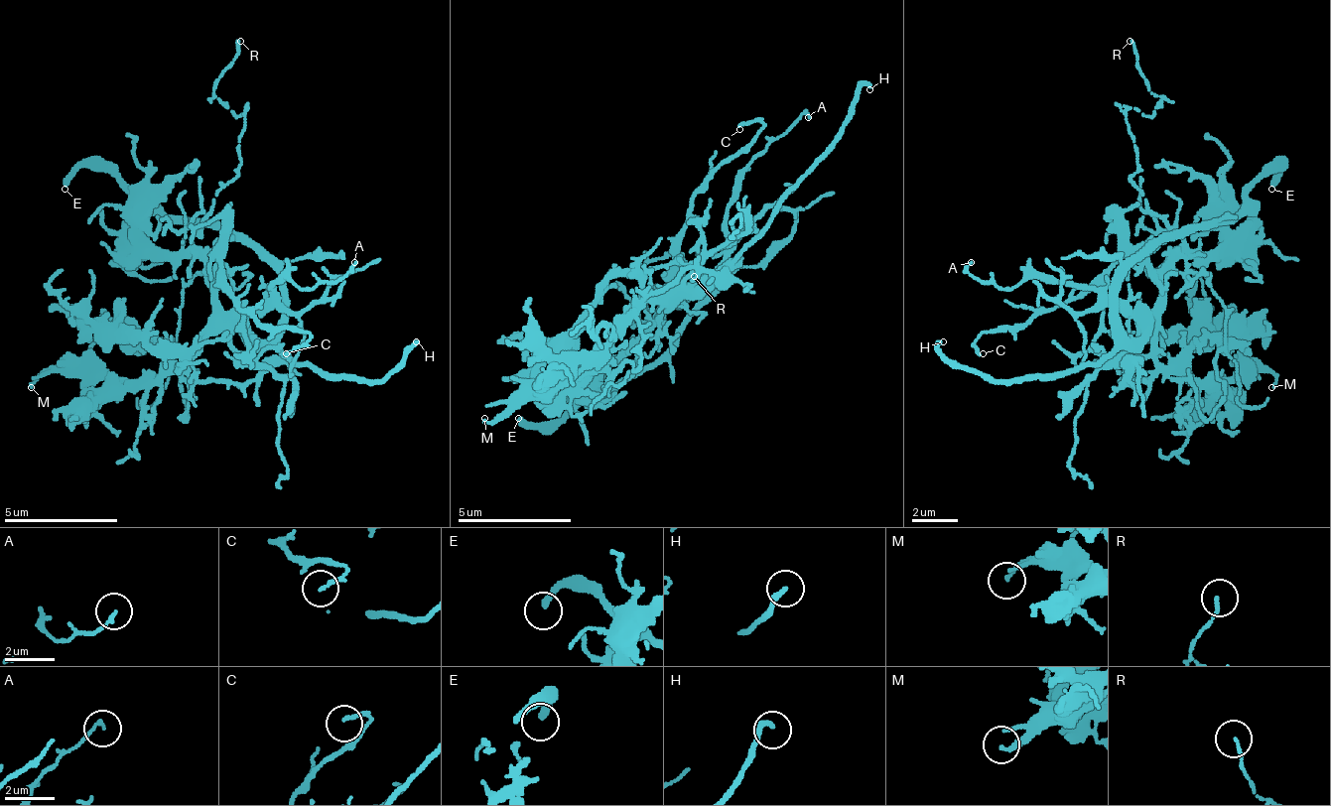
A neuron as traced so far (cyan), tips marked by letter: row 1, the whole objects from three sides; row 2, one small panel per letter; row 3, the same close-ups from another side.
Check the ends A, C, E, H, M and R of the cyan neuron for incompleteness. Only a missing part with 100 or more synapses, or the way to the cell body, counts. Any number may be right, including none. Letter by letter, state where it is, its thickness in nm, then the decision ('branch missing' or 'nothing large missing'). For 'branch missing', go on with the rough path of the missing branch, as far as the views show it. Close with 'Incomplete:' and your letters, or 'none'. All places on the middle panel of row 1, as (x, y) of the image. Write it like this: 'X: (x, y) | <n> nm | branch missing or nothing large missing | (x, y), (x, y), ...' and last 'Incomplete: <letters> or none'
A: (808, 117) | 120 nm | nothing large missing
C: (739, 129) | 120 nm | nothing large missing
E: (518, 418) | 280 nm | branch missing
H: (869, 89) | 200 nm | branch missing
M: (484, 418) | 140 nm | nothing large missing
R: (694, 276) | 100 nm | nothing large missing
Incomplete: E, H

